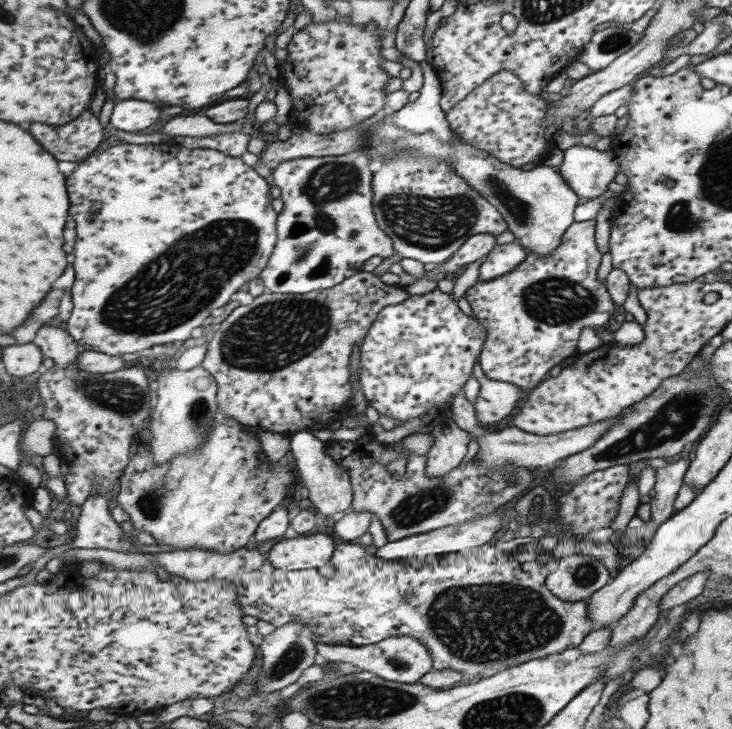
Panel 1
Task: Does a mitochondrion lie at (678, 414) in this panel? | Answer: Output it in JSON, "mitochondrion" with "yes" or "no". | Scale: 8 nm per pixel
{"mitochondrion":"yes"}

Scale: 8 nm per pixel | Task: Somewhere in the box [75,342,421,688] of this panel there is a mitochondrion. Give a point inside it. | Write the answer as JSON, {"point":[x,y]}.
{"point":[150,503]}

